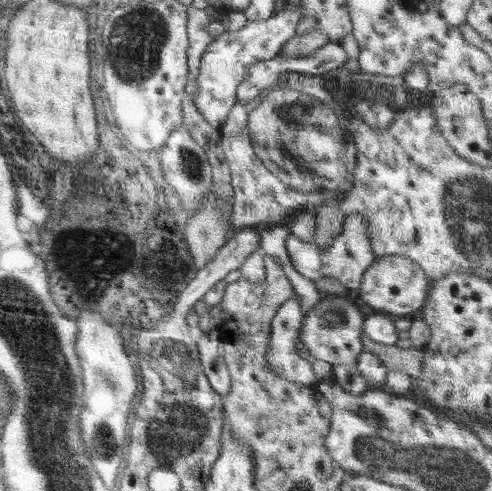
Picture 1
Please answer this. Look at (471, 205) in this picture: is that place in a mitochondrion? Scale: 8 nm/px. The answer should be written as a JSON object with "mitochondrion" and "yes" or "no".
{"mitochondrion":"yes"}

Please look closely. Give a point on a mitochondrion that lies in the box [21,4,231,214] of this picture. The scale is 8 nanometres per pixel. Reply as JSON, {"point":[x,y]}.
{"point":[136,37]}

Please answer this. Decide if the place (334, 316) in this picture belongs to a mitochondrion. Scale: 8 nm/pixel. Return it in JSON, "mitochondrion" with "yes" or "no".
{"mitochondrion":"yes"}

